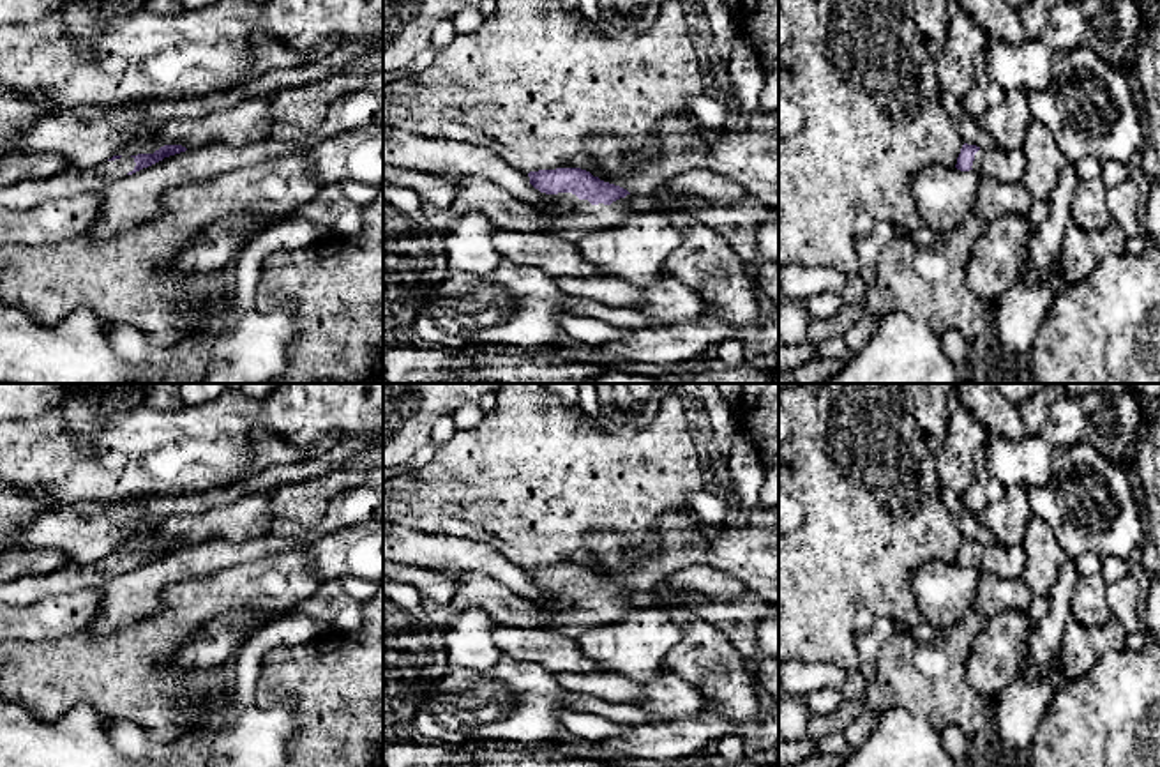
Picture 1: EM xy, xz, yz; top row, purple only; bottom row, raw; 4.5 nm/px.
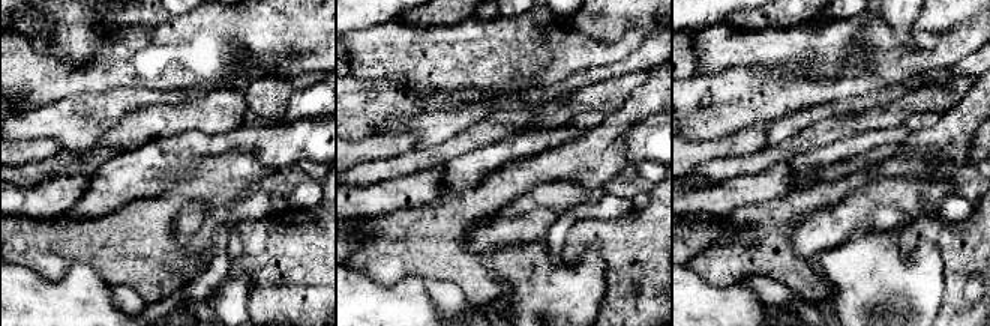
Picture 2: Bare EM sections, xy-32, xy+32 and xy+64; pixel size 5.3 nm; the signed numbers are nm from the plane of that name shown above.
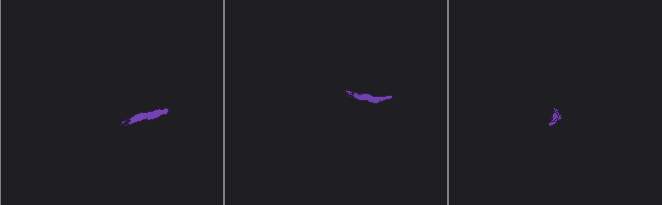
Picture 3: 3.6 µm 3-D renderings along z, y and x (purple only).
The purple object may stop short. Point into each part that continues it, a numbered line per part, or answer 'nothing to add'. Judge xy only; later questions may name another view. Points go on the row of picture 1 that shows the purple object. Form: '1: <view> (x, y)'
1: xy (23, 195)

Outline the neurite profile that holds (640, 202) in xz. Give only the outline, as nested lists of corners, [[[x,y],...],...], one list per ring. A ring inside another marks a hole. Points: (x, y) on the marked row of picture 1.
[[[657,193],[653,194],[627,194],[625,196],[630,203],[630,207],[634,207],[637,212],[652,212],[657,210],[660,212],[660,198],[657,196]]]

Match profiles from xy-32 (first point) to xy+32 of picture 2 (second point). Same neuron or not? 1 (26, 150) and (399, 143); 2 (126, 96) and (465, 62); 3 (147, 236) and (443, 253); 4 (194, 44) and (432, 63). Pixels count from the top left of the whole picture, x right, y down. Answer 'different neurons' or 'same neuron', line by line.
1: same neuron
2: different neurons
3: same neuron
4: same neuron

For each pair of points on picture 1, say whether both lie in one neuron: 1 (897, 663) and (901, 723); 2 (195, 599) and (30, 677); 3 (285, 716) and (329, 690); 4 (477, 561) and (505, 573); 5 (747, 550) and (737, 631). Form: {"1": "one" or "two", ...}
{"1": "two", "2": "one", "3": "two", "4": "one", "5": "two"}

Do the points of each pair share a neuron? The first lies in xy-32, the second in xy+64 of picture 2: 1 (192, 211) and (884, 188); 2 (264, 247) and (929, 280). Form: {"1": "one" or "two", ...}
{"1": "one", "2": "two"}

